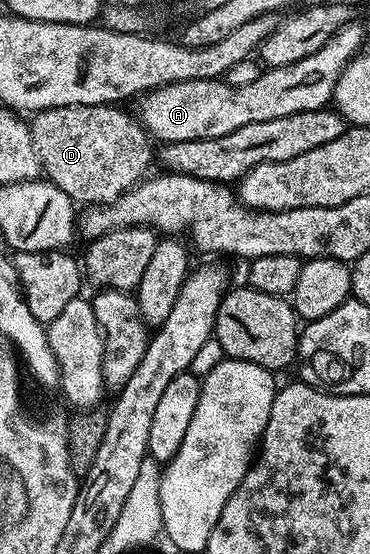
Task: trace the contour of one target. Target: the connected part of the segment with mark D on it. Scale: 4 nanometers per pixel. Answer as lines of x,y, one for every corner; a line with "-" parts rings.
101,104
99,106
59,106
53,110
39,111
39,113
33,117
36,119
31,119
30,129
32,131
32,139
34,140
36,155
40,161
40,169
46,175
47,181
53,182
59,190
66,192
66,196
71,198
73,203
96,202
92,204
106,204
110,201
115,201
117,196
123,194
125,190
131,190
137,182
145,177
144,169
147,168
148,160
150,158
148,152
148,142
150,143
149,135
133,115
131,118
130,115
123,114
120,109
121,107
116,104

